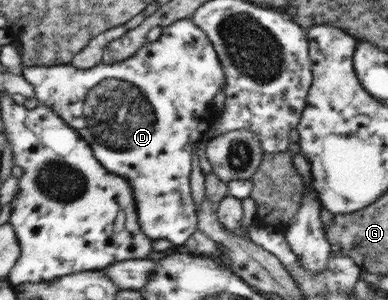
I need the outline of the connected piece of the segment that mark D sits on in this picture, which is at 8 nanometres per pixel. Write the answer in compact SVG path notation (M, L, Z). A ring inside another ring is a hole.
M191 18L176 20L172 25L163 27L161 36L155 41L147 41L132 57L118 63L99 63L90 69L78 69L70 63L60 66L32 66L22 67L24 79L35 91L35 97L38 98L40 105L51 107L72 129L76 130L80 137L92 148L93 155L102 166L108 169L108 172L116 173L124 177L132 189L134 189L134 202L136 202L136 211L138 213L138 224L141 231L148 238L168 239L173 245L182 245L188 241L197 231L197 213L190 188L190 174L192 173L192 151L198 141L205 139L205 134L210 129L216 119L217 111L212 104L216 93L225 87L226 76L222 69L222 64L218 59L218 54L213 48L208 36L202 31Z

